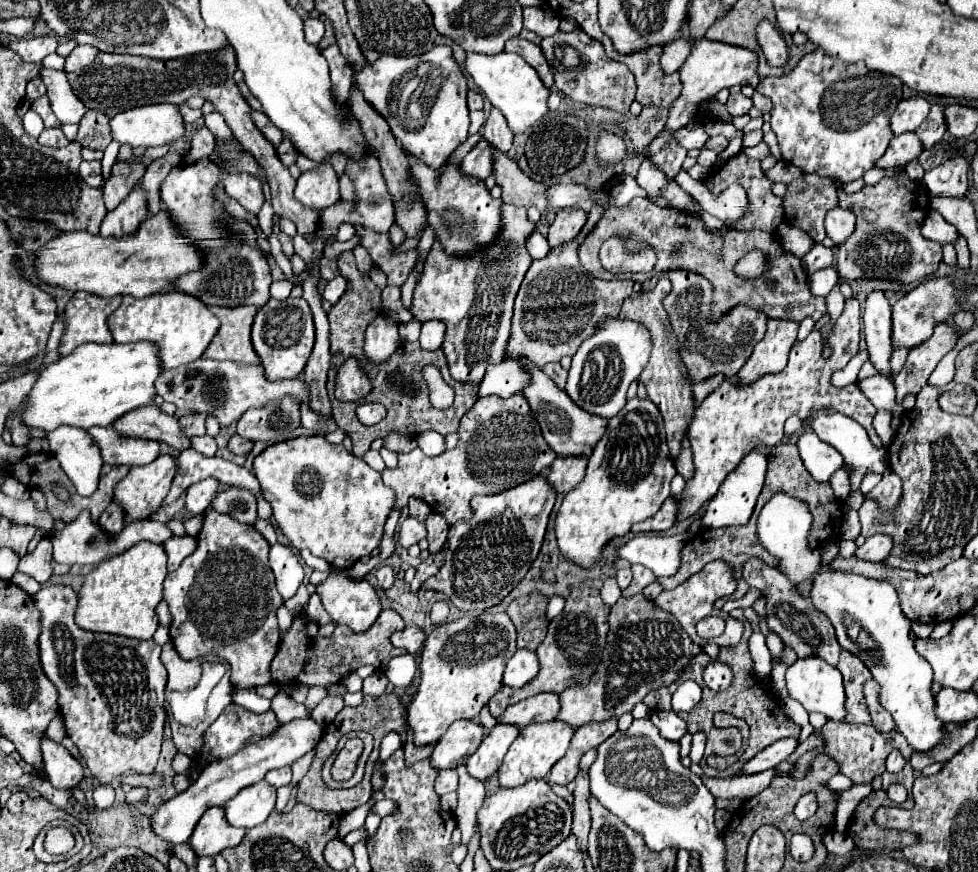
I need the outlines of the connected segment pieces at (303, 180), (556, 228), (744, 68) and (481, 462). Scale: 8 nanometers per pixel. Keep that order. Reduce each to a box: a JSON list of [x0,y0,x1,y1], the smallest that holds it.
[[294,163,340,207],[548,209,586,247],[664,41,760,131],[382,393,556,525]]

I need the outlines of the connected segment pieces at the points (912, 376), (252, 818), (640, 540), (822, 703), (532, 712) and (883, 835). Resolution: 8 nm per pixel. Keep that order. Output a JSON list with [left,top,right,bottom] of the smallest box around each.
[[894,323,958,403],[224,781,276,829],[618,533,690,579],[786,657,846,721],[498,693,560,729],[848,789,918,853]]

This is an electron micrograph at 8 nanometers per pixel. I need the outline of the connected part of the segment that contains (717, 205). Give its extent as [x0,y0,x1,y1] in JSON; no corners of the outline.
[676,171,748,221]

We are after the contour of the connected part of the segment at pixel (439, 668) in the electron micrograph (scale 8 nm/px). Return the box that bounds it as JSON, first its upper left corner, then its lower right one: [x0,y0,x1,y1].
[408,613,516,745]

